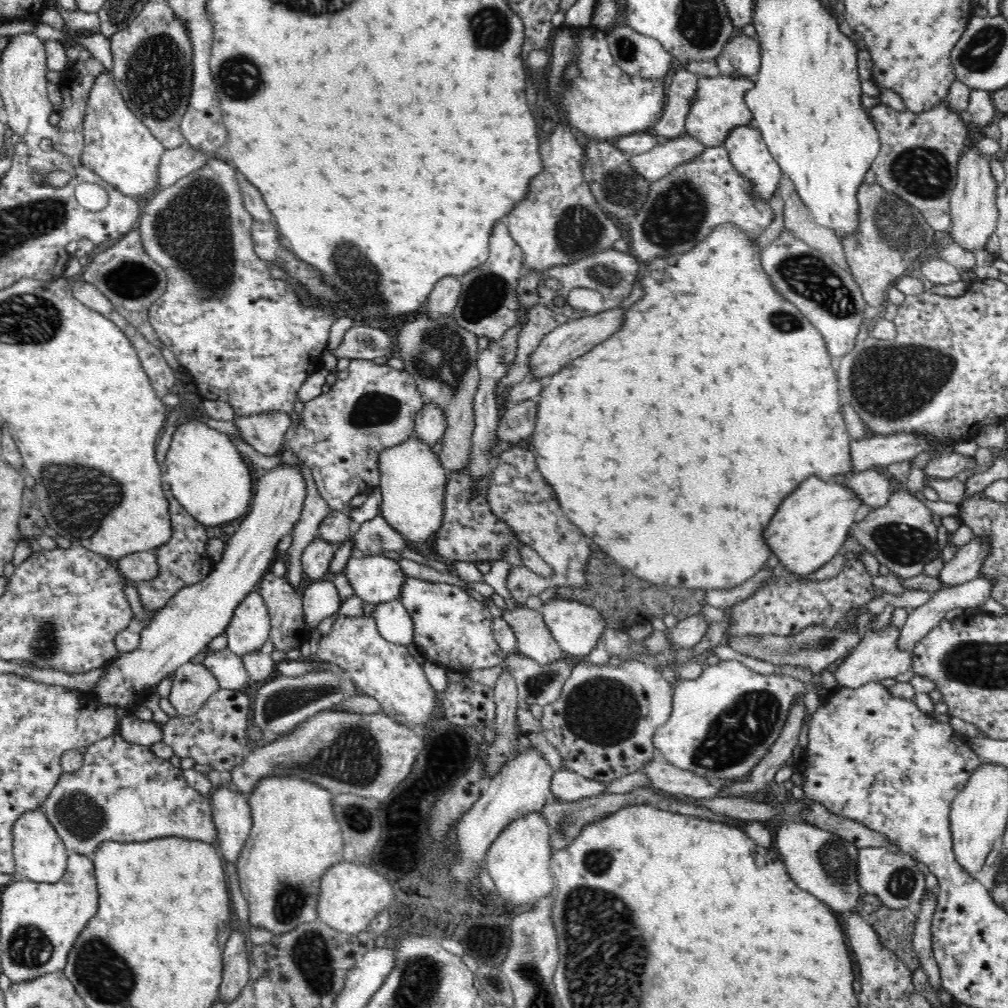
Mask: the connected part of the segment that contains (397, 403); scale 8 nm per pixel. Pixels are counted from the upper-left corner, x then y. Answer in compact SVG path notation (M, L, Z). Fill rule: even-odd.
M350 360L350 368L328 394L322 393L306 402L300 414L304 424L300 428L287 428L282 446L291 448L304 466L310 468L328 507L348 515L353 509L350 501L355 496L368 495L379 485L378 452L411 438L414 416L425 404L410 374L370 360Z

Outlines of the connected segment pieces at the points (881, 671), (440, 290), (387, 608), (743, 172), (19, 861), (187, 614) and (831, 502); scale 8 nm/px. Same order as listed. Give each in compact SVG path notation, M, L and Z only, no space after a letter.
M871 627L866 631L866 636L849 652L851 655L837 668L835 678L838 684L846 687L858 688L864 682L877 682L884 678L896 678L904 672L912 670L912 651L898 649L900 627L886 627L880 632L873 632Z
M448 276L440 280L434 292L430 294L430 300L426 306L427 315L435 320L453 316L454 308L460 298L461 286L460 278L456 276Z
M400 599L378 604L378 606L375 606L372 616L376 621L379 633L390 643L396 643L406 648L413 645L413 620Z
M734 126L723 144L739 175L753 184L753 198L770 202L783 172L771 156L761 132L751 126Z
M42 807L23 811L14 822L11 836L16 874L36 883L58 883L63 878L67 870L67 858L70 852L48 820Z
M284 463L260 476L249 510L236 524L236 532L226 542L222 558L213 571L200 582L184 586L170 598L140 633L141 644L136 651L118 652L112 664L106 664L108 674L98 682L96 694L102 705L126 708L138 693L156 686L172 675L196 654L200 654L216 636L226 630L238 604L260 584L264 574L276 561L276 544L291 534L306 500L306 481L298 466Z
M818 477L806 478L784 499L774 518L768 522L770 526L766 528L766 540L764 540L766 548L779 558L790 574L800 576L812 574L816 568L820 568L822 564L830 562L834 556L843 552L842 544L848 540L846 534L850 532L850 526L855 524L858 510L862 505L863 501L843 483L834 480L825 481Z

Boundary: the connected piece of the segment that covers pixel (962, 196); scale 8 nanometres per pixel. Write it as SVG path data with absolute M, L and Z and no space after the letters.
M974 144L968 146L966 154L960 158L961 150L959 153L958 174L956 174L954 188L950 194L950 214L952 226L948 230L953 242L957 242L962 248L968 252L978 252L978 250L986 250L986 242L992 236L992 232L996 231L996 222L998 222L998 209L996 204L997 198L997 184L990 169L990 160L987 156L982 158L978 154L978 150L974 148Z

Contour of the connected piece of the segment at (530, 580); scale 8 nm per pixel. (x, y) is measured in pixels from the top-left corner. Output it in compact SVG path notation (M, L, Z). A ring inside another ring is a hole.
M506 446L498 453L497 464L487 486L490 511L513 530L517 540L535 550L551 568L550 578L530 570L523 562L516 546L504 548L503 559L510 563L506 586L518 605L525 605L530 596L540 596L546 588L558 586L586 586L586 562L590 558L590 538L587 537L560 509L555 493L538 470L534 453L530 450Z

